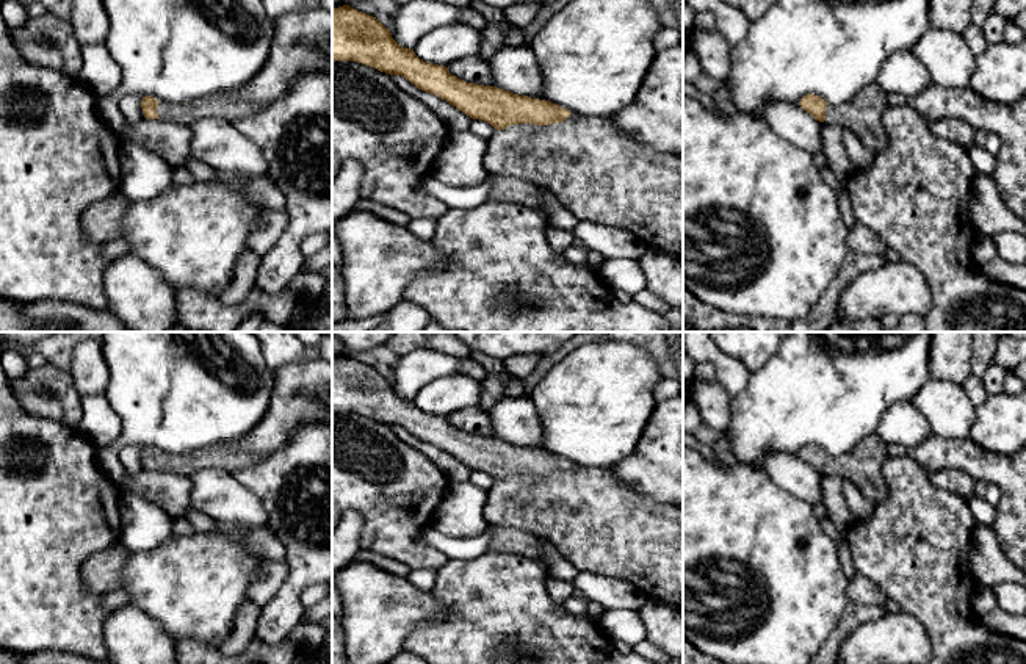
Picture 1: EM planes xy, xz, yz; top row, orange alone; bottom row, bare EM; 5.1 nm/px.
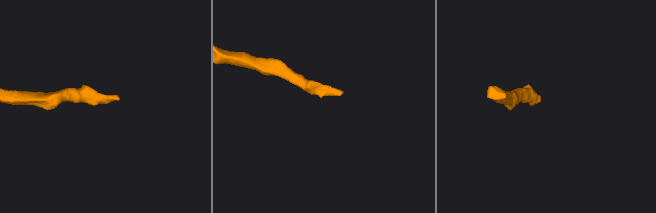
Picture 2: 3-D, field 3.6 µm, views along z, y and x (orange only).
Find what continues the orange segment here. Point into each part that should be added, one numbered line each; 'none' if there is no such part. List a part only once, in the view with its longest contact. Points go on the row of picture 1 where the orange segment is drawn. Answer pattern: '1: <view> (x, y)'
1: xz (600, 174)

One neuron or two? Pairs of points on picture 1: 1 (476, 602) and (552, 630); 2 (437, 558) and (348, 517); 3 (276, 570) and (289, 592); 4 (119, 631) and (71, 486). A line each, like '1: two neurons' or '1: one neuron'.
1: one neuron
2: two neurons
3: two neurons
4: two neurons

